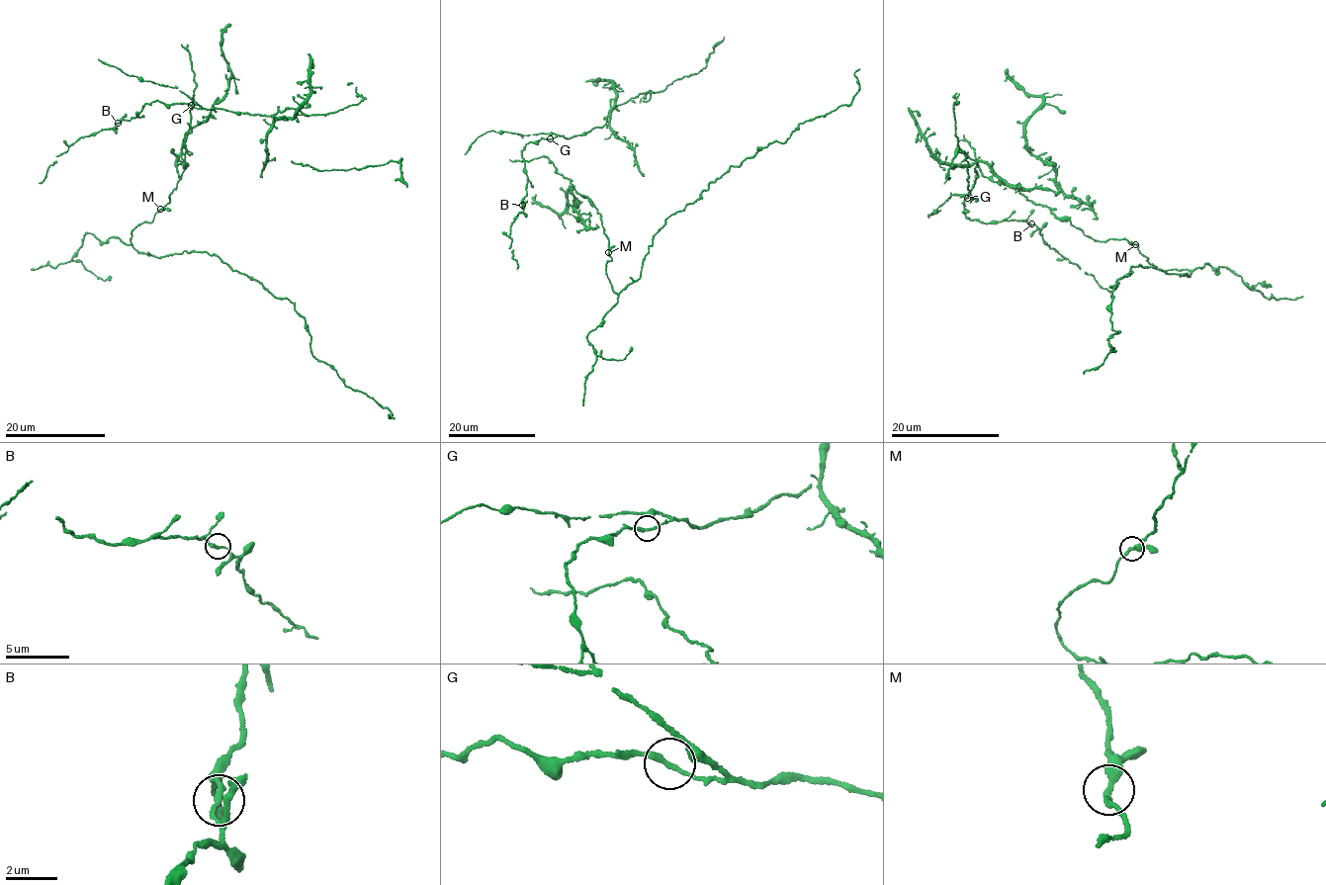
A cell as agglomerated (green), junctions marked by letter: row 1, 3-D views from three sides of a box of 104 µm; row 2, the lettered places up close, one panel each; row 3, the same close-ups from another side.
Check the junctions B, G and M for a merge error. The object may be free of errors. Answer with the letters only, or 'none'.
none

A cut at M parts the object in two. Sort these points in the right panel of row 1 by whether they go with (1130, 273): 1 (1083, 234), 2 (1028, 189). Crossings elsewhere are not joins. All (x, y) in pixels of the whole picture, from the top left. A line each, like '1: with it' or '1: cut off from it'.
1: cut off from it
2: with it

